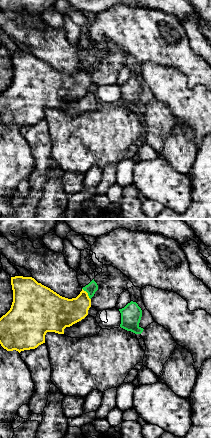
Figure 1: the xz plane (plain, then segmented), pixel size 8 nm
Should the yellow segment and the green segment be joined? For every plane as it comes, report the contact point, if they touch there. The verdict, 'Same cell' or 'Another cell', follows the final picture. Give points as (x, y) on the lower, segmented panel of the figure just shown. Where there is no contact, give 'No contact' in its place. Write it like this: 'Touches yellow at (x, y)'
Touches yellow at (87, 294)

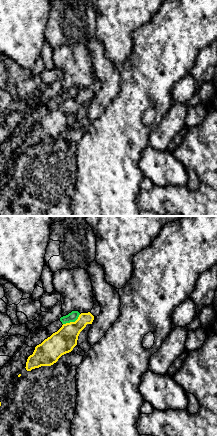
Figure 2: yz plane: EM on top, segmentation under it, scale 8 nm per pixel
Touches yellow at (72, 322)

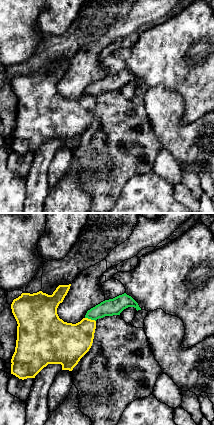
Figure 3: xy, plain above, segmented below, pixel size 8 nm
Touches yellow at (90, 319)

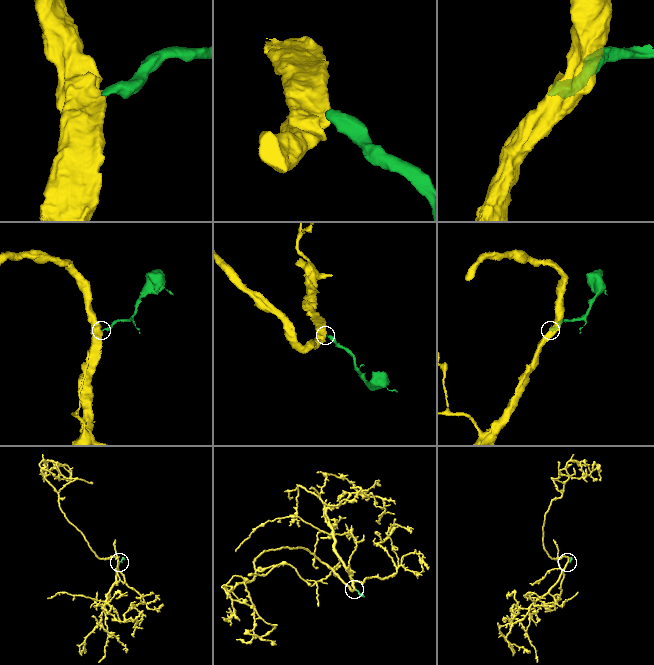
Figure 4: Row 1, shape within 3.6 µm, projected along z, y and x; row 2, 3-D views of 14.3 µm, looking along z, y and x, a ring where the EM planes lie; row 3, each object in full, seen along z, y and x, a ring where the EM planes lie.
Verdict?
Another cell

